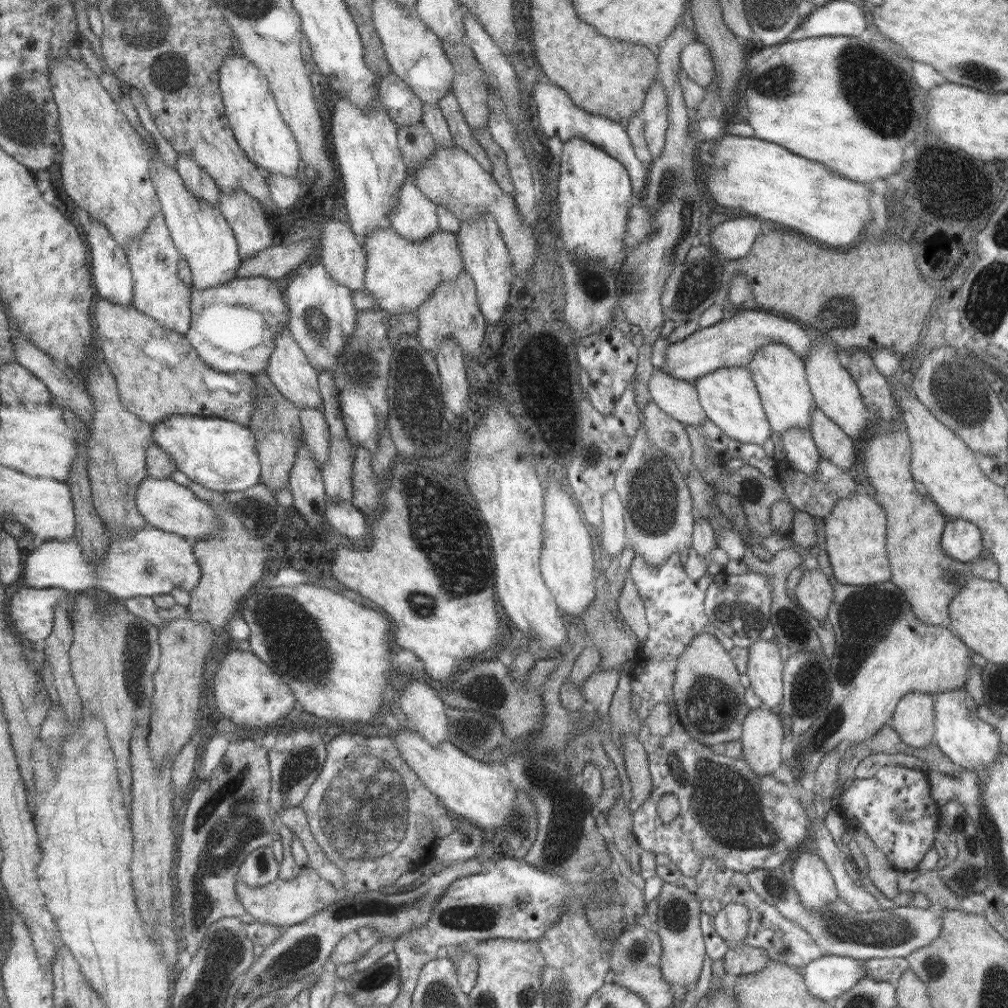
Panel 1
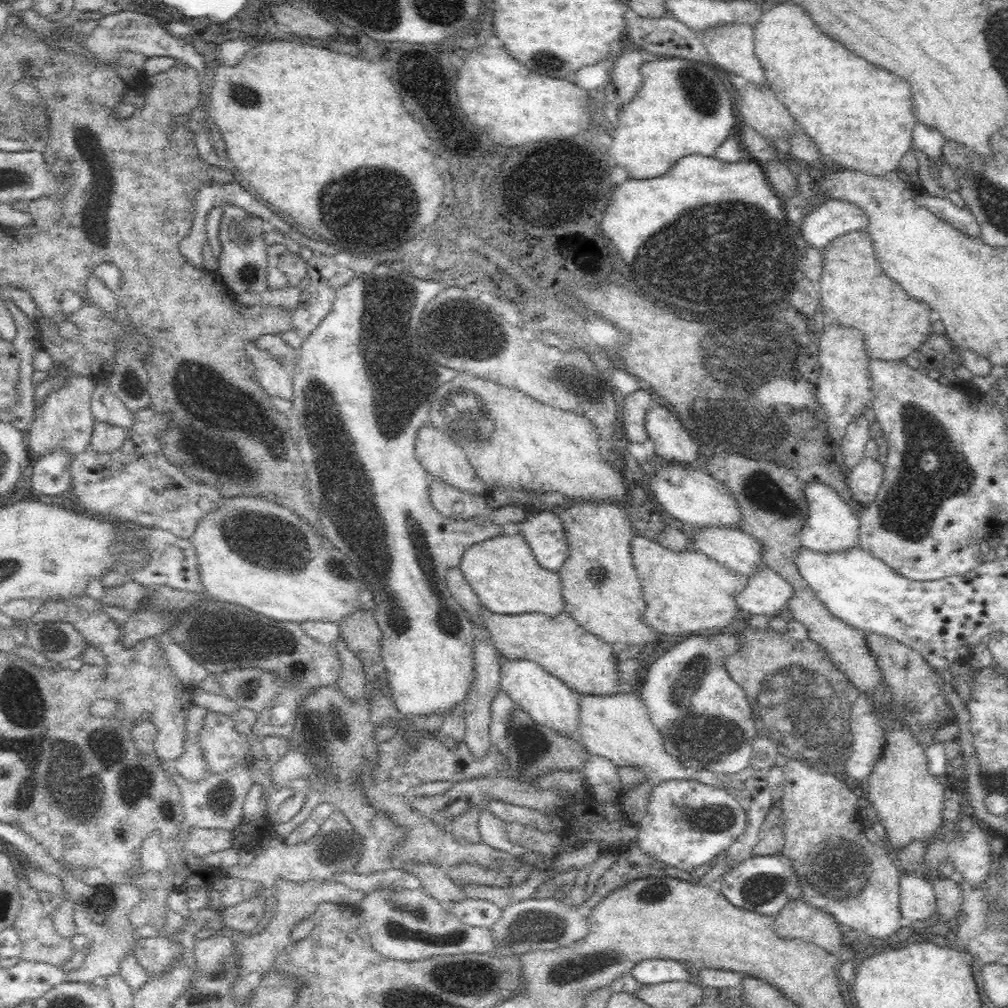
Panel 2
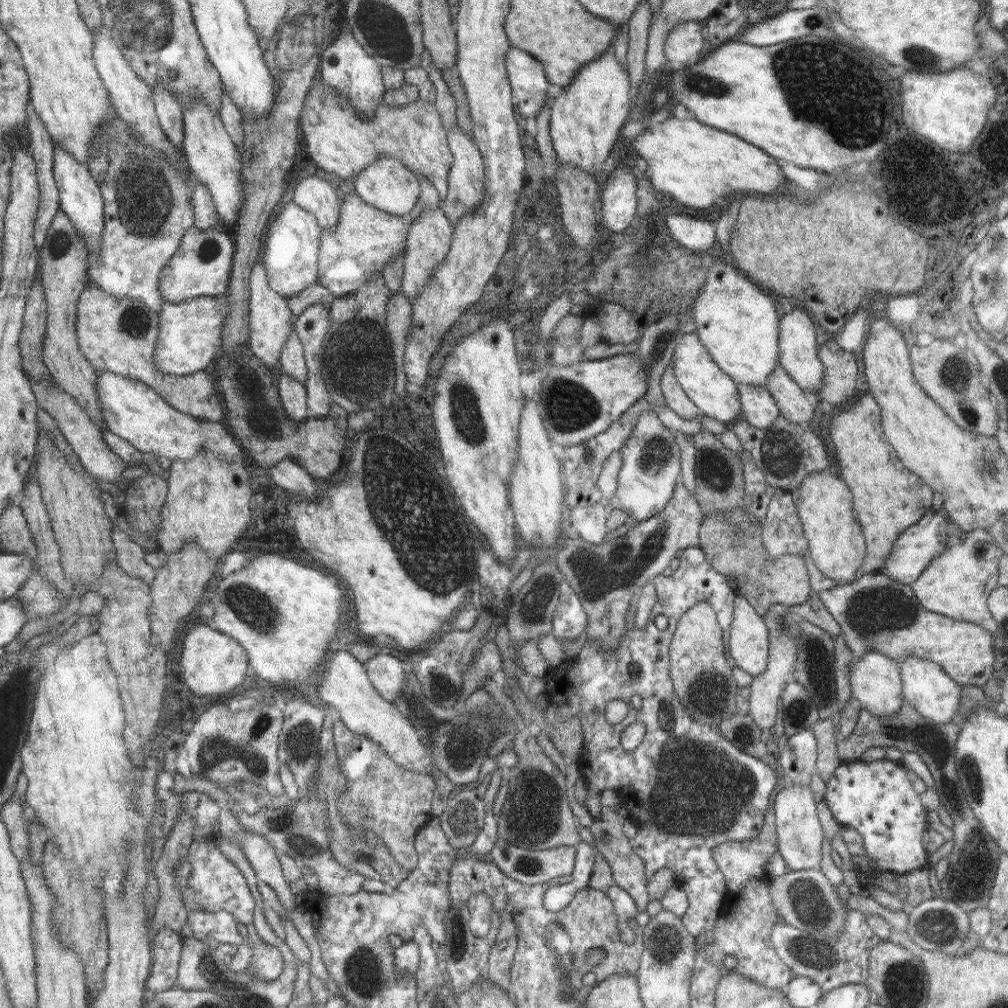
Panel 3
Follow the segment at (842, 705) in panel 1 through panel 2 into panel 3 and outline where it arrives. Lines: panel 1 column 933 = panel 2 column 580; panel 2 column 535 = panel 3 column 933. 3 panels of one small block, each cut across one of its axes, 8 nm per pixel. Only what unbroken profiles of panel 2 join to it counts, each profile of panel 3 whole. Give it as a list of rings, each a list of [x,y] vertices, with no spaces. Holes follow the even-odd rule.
[[[873,572],[853,580],[851,584],[821,590],[819,596],[825,608],[841,624],[841,636],[857,656],[863,656],[869,650],[883,652],[893,660],[899,660],[905,654],[919,656],[941,664],[957,684],[965,686],[985,686],[985,682],[993,678],[993,662],[999,656],[993,646],[995,634],[971,620],[953,620],[949,616],[929,612],[921,606],[907,584],[895,584],[887,576]]]

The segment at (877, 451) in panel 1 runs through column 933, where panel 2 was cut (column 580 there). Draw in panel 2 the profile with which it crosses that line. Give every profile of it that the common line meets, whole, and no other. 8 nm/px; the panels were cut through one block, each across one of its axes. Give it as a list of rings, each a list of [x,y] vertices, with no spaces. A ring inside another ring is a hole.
[[[574,502],[570,506],[542,508],[542,512],[552,512],[564,522],[570,554],[558,572],[562,578],[566,612],[588,632],[612,646],[618,646],[618,642],[626,646],[648,646],[664,640],[662,632],[642,620],[648,604],[630,554],[632,526],[624,506],[608,502]]]

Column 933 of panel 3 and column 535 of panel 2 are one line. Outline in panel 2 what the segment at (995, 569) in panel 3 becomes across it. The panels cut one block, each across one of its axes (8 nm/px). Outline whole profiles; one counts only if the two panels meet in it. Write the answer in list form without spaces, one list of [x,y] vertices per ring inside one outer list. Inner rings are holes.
[[[508,532],[504,536],[488,538],[480,544],[472,544],[464,552],[460,570],[468,580],[470,588],[480,596],[482,604],[498,614],[530,614],[542,612],[544,616],[560,616],[566,612],[564,606],[564,588],[560,572],[546,570],[532,556],[530,544],[524,536]]]

